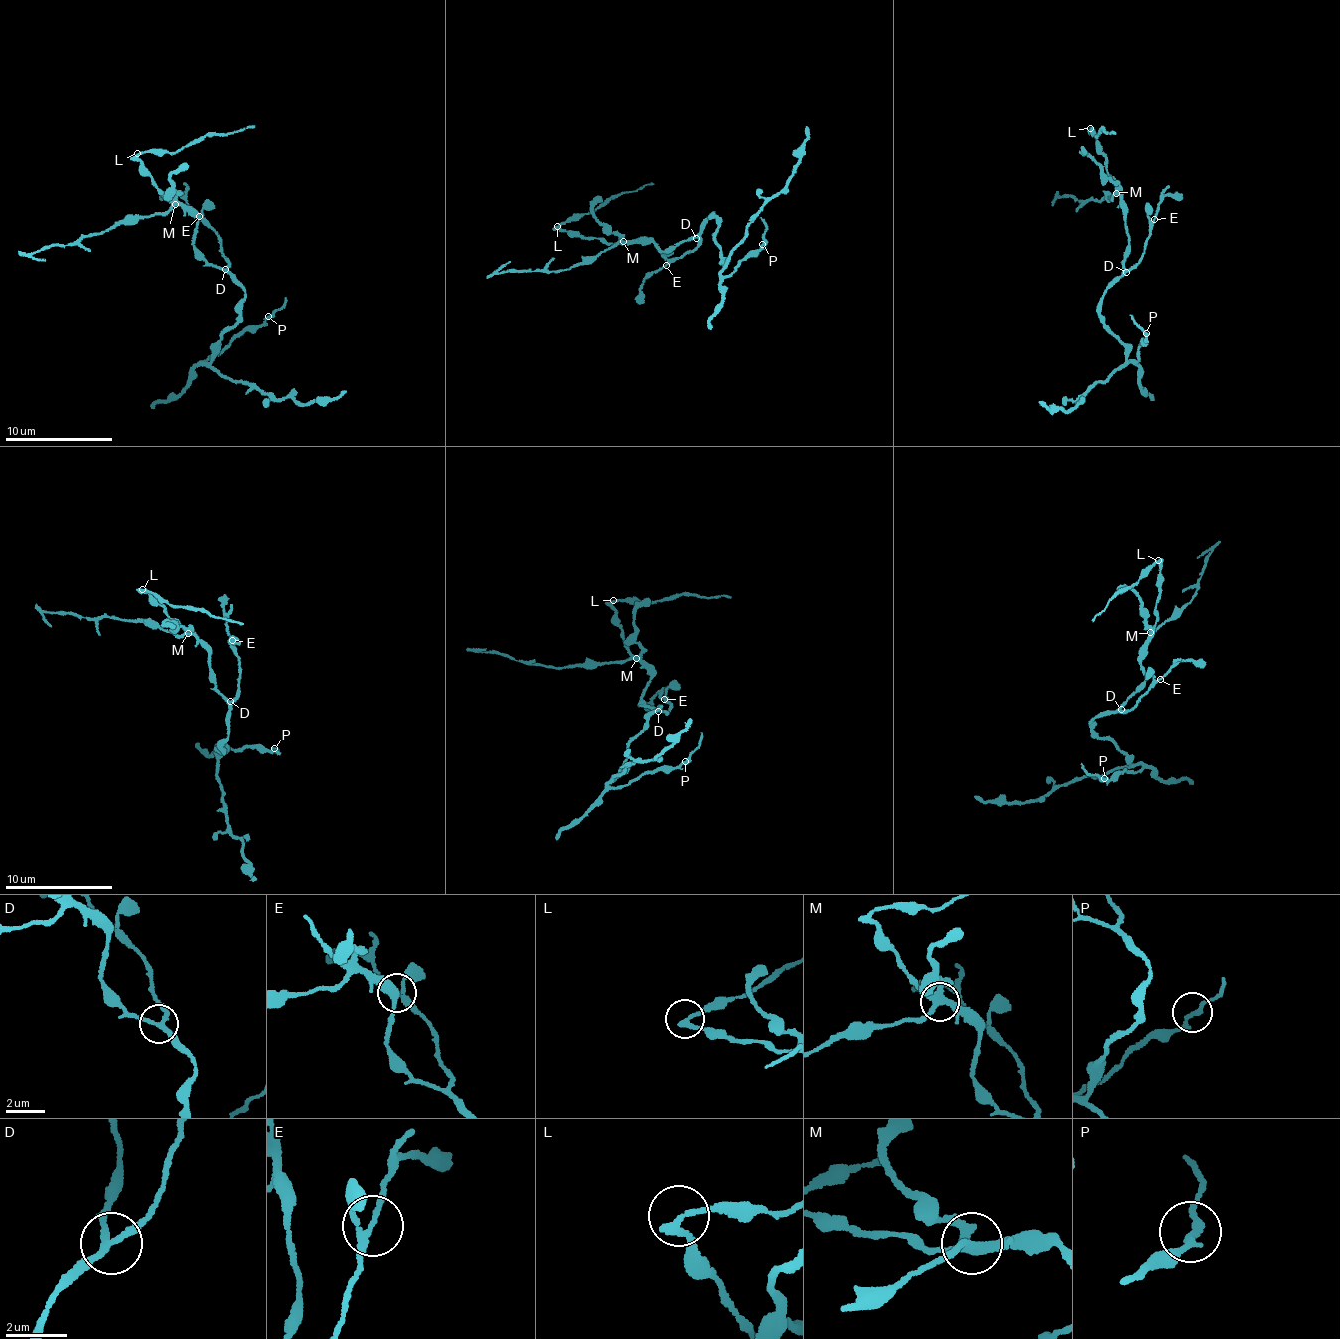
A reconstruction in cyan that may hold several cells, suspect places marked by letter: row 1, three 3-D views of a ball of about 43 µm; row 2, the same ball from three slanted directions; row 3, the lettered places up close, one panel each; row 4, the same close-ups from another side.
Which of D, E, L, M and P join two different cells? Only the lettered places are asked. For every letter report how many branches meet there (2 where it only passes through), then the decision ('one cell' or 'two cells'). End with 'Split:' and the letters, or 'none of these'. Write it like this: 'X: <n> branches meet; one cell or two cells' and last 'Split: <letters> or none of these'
D: 3 branches meet; one cell
E: 3 branches meet; one cell
L: 2 branches meet; two cells
M: 4 branches meet; two cells
P: 2 branches meet; one cell
Split: L, M

